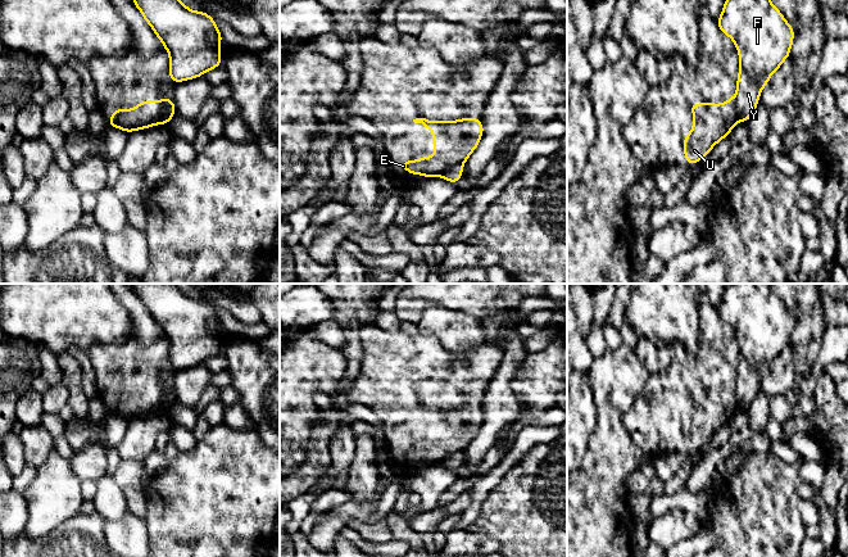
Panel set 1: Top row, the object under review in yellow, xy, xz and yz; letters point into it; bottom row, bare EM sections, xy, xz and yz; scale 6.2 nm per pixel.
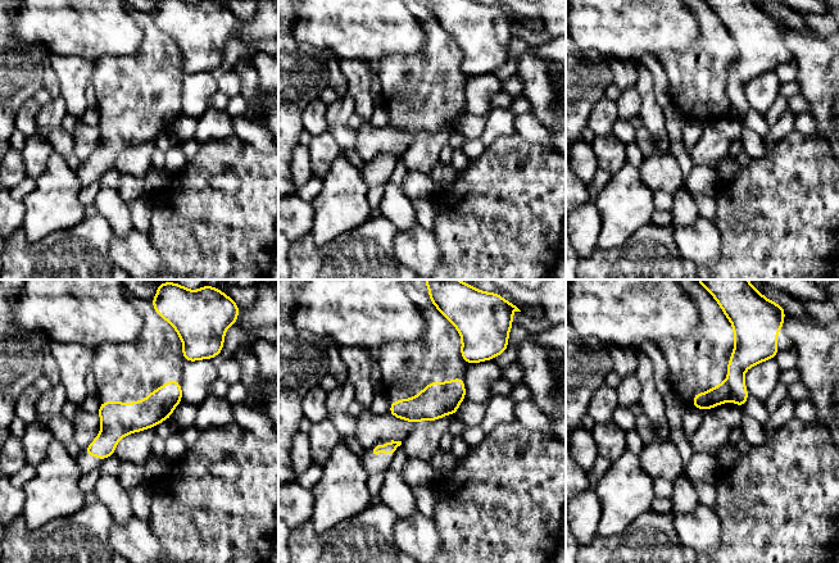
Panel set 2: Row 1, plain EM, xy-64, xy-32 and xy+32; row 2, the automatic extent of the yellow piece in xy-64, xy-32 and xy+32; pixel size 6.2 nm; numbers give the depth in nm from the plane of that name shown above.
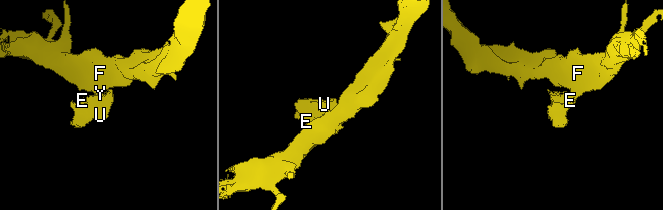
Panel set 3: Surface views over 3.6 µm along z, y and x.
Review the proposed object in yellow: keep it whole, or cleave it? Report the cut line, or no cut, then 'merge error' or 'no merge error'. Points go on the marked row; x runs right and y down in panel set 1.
cut yz (735, 98), (738, 119); merge error

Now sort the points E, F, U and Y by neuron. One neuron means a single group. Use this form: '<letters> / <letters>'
E U / F Y

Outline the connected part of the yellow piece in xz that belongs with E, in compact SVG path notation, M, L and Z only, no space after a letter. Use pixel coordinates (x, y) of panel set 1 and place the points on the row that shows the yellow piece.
M416 118L423 128L431 128L435 145L435 157L422 157L418 160L404 160L400 169L411 175L423 175L427 178L440 176L450 166L463 166L472 151L477 148L484 133L480 118L462 118L458 121L440 122L426 118Z

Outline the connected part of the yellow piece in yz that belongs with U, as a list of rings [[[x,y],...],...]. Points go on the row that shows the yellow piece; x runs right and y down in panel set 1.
[[[729,98],[726,103],[715,105],[689,103],[694,116],[691,132],[684,137],[684,154],[686,163],[693,166],[703,159],[711,149],[727,137],[738,122],[736,98]]]

